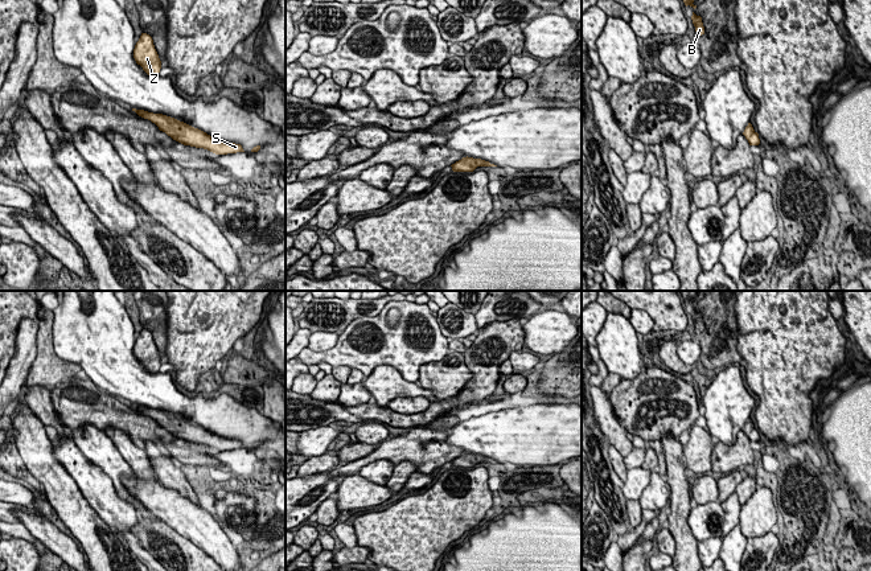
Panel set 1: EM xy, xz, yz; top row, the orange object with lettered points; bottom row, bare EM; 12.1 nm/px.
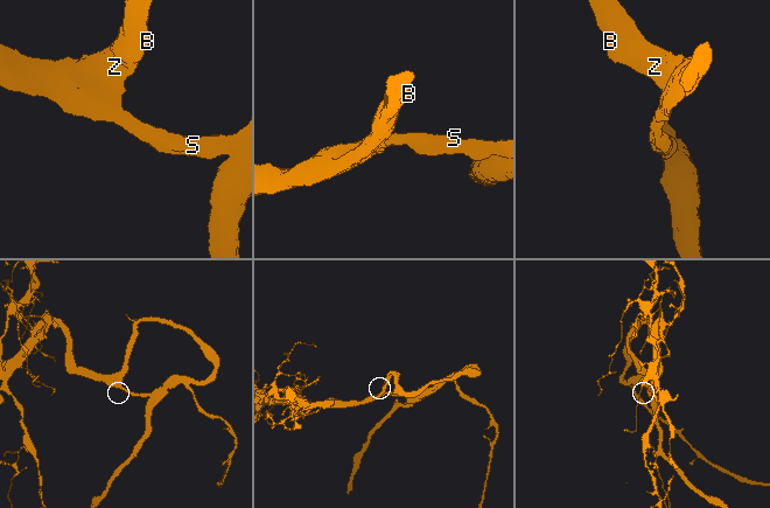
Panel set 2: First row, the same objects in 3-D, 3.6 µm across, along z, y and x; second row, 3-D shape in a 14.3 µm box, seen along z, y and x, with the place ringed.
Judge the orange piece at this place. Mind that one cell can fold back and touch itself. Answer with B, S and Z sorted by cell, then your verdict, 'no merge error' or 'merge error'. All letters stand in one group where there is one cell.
groups B S Z; no merge error

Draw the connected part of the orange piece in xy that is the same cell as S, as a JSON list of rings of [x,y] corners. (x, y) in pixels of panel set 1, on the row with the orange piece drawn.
[[[132,108],[132,111],[139,116],[151,120],[160,131],[184,145],[204,148],[215,155],[245,152],[241,144],[222,141],[174,118],[136,108]]]

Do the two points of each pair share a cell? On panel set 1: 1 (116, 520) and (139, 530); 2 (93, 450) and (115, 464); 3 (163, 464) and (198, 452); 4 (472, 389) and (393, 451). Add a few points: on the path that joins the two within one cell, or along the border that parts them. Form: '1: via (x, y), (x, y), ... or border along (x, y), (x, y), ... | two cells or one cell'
1: border along (139, 518), (130, 532) | two cells
2: via (98, 450), (110, 460) | one cell
3: border along (150, 442), (163, 446), (179, 465) | two cells
4: border along (423, 426), (411, 428) | two cells

